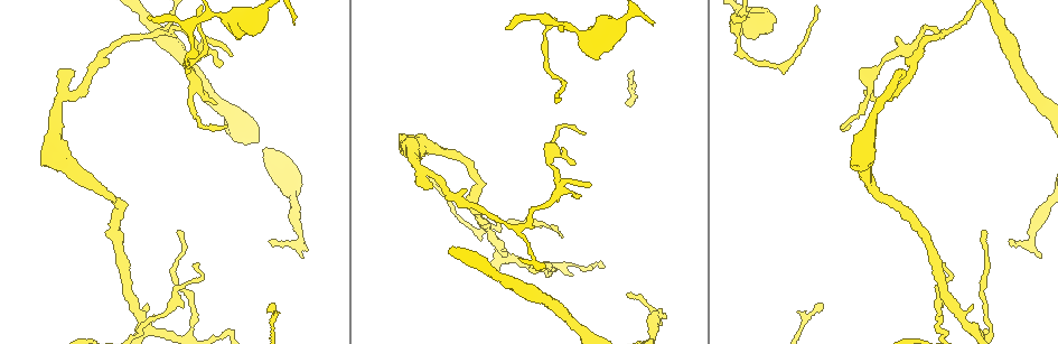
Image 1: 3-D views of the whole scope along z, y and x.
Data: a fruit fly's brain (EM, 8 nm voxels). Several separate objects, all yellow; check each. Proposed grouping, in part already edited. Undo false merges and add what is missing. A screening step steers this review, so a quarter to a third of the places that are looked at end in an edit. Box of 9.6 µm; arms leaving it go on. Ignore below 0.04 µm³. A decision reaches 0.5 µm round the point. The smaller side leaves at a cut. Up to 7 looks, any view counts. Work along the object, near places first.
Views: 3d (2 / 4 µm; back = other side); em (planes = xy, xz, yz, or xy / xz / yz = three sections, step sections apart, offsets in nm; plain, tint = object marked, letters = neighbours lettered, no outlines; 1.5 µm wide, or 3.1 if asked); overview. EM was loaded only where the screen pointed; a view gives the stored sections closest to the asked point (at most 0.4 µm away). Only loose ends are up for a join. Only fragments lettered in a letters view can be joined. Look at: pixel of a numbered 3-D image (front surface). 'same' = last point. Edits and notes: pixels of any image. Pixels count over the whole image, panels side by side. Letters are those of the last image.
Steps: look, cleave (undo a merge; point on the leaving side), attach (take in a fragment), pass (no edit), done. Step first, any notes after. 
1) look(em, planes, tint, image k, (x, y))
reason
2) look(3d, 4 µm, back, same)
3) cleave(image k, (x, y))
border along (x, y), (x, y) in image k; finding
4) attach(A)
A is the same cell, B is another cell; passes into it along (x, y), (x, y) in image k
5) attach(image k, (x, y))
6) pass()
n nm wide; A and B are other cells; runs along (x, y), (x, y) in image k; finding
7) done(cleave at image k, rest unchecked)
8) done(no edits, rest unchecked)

look(em, planes, letters, image 1, (578, 195))
an open end

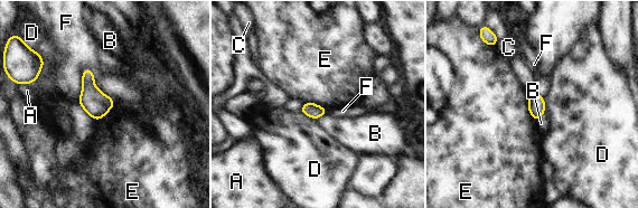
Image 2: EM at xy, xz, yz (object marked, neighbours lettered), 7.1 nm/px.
pass()
A, B, C, D, E and F are other cells; border along (528, 94), (528, 112), (535, 122) in image 2; no lettered fragment goes on from it

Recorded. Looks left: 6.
look(em, planes, tint, image 1, (850, 126))
free end

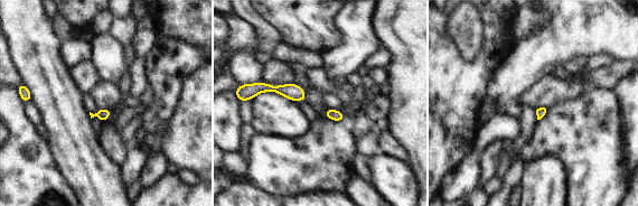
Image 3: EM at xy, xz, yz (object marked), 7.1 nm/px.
look(em, planes, letters, same)
what lies round it

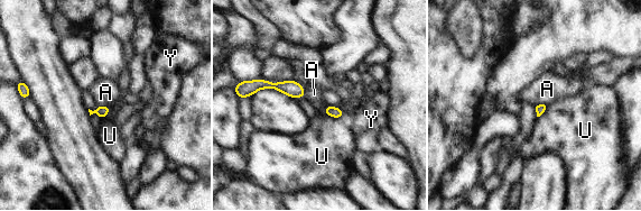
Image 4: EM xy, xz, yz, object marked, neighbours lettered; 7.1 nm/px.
pass()
A, U and Y are other cells; none of them fits

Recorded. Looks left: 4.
look(3d, 2 µm, image 1, (147, 17))
branch stops here

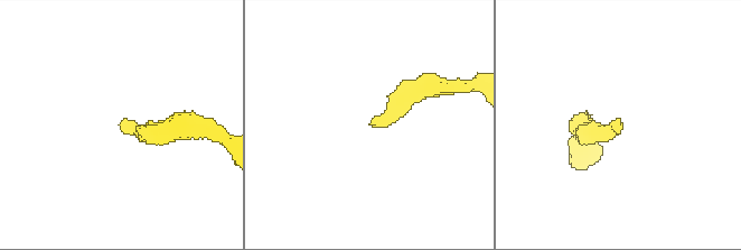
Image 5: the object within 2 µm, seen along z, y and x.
look(em, planes, letters, image 5, (122, 126))
need the tissue

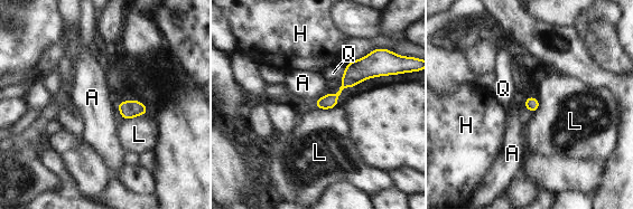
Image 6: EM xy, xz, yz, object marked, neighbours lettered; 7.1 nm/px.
pass()
A, H, L and Q are other cells; no lettered fragment goes on from it

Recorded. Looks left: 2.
done(no edits, rest unchecked)

